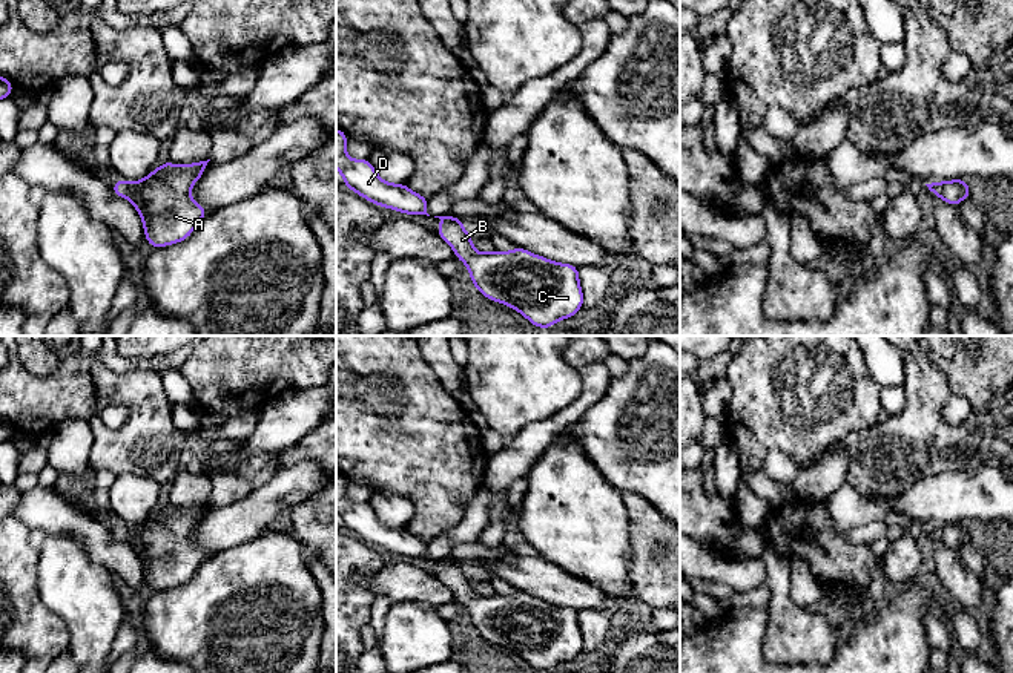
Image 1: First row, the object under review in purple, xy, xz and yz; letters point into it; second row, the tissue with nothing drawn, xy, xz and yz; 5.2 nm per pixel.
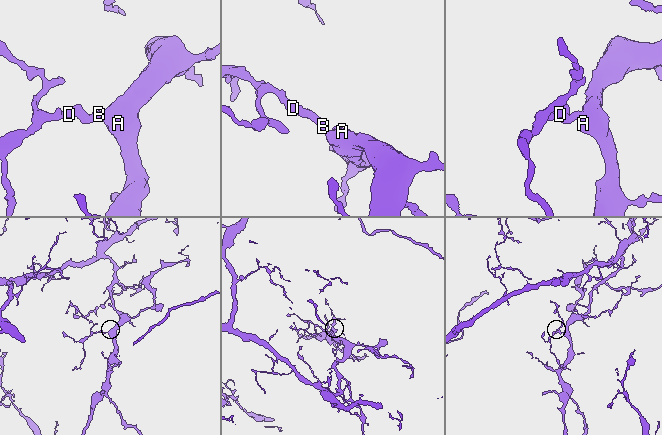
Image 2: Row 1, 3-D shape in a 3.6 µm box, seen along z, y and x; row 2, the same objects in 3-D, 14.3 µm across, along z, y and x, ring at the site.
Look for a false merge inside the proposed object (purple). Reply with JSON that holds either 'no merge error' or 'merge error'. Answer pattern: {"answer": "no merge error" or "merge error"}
{"answer": "no merge error"}

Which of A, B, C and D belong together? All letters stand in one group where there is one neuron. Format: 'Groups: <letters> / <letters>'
Groups: A B C D

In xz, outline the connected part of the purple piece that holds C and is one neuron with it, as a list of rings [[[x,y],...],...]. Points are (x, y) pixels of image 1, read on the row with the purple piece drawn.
[[[450,215],[434,216],[441,219],[437,235],[453,247],[456,258],[467,264],[470,271],[470,279],[476,285],[480,294],[485,297],[510,305],[525,316],[533,325],[549,330],[553,323],[562,319],[574,316],[583,307],[582,287],[579,284],[579,268],[571,264],[557,264],[546,258],[536,256],[528,250],[516,247],[513,251],[491,251],[491,253],[476,253],[471,236],[465,231],[462,219],[453,218]]]

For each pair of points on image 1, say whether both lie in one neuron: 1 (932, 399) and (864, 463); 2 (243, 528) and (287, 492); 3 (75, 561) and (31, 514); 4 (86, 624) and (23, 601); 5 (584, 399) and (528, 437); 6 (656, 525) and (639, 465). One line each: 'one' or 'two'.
1: one
2: one
3: two
4: two
5: one
6: two

